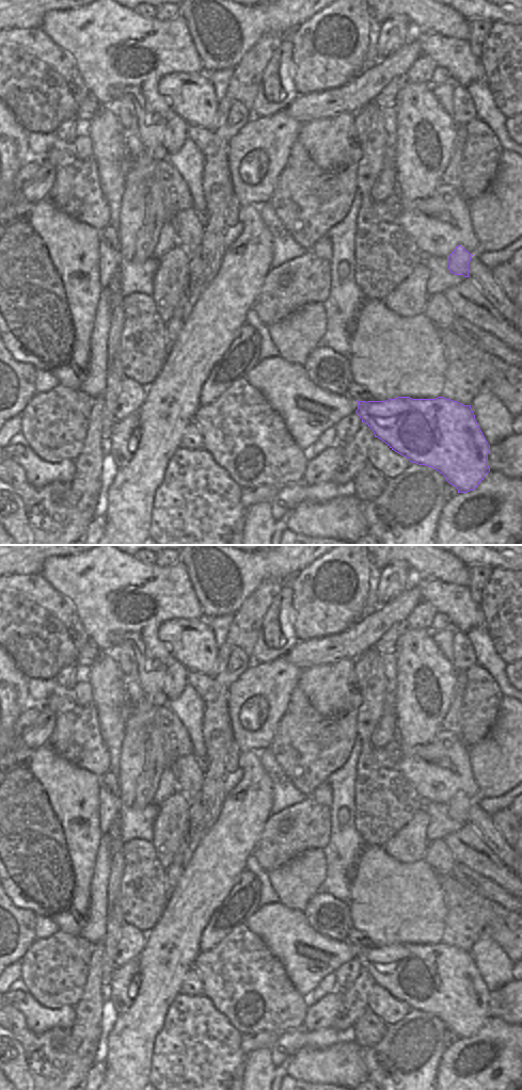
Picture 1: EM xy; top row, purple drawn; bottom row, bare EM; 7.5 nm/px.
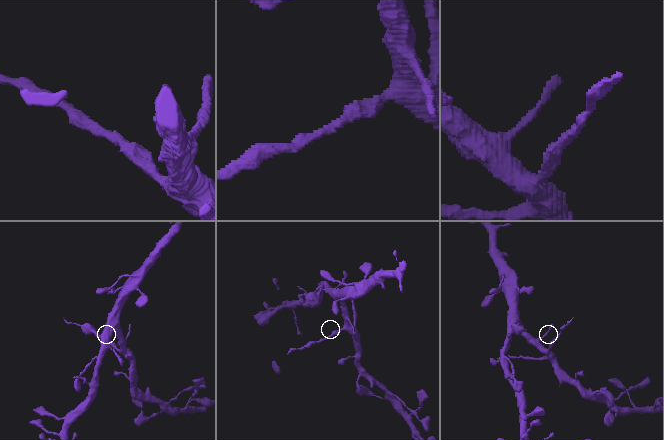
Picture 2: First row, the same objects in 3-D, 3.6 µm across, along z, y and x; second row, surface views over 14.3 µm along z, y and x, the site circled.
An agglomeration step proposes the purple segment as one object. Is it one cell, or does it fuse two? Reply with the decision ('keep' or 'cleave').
cleave

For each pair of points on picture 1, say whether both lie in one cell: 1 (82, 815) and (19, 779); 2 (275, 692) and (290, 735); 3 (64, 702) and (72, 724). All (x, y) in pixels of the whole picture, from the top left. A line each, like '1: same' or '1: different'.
1: same
2: different
3: same

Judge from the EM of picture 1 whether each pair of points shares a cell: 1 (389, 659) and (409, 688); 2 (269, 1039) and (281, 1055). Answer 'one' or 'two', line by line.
1: two
2: two

